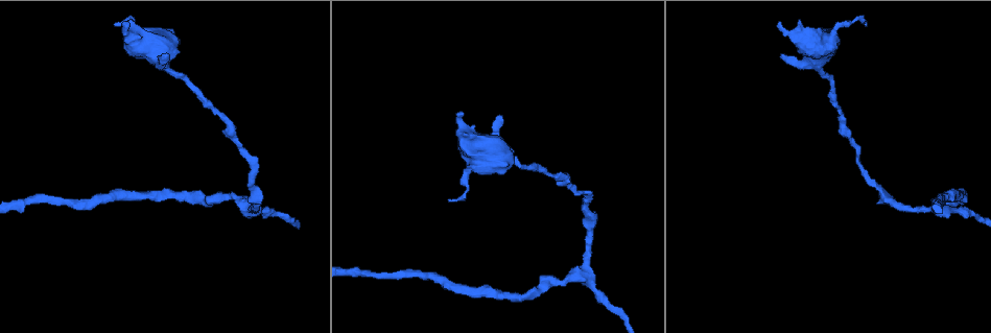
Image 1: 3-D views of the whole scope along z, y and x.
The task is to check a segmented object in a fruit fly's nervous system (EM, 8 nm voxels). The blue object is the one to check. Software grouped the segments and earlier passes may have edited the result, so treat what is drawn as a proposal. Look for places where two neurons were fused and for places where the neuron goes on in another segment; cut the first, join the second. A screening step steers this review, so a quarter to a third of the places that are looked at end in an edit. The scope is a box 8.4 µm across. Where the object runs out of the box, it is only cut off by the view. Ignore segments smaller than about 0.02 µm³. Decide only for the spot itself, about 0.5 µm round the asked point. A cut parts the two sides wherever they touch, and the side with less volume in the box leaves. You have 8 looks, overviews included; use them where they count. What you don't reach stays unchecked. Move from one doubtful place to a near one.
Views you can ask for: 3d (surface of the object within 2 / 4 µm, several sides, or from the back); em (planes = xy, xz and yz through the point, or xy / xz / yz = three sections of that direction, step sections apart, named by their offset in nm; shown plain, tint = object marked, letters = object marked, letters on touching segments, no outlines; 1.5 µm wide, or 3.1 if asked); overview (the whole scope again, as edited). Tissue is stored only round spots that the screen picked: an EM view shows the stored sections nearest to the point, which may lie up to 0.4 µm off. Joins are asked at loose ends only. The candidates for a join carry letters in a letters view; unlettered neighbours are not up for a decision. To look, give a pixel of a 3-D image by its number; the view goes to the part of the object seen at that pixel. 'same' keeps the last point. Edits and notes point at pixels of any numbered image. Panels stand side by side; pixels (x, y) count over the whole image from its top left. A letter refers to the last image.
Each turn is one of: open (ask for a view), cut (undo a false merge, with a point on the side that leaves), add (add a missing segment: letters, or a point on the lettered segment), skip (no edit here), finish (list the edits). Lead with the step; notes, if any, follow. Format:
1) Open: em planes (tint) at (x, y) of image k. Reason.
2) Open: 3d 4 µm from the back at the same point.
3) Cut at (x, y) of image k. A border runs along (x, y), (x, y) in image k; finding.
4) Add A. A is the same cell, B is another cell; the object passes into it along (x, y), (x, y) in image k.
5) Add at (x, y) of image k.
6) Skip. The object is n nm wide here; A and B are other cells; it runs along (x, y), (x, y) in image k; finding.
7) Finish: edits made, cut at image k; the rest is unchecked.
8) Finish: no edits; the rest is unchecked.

Open: 3d 4 µm at (115, 23) of image 1. Tapers out.

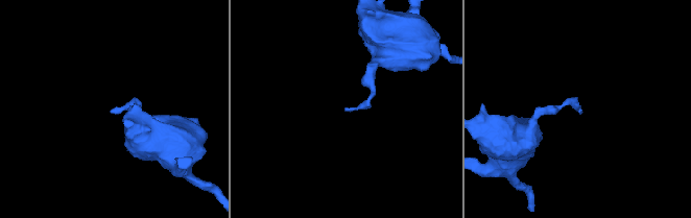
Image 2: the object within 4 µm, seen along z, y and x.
Open: em planes (letters) at (580, 108) of image 2.

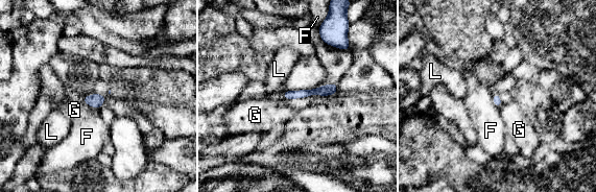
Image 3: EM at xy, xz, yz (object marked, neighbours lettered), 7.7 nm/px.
Skip. F, G and L are other cells; a border runs along (313, 87), (310, 89), (286, 90) in image 3; no lettered segment goes on from it.

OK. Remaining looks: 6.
Open: em planes (plain) at (778, 23) of image 1. An open end.

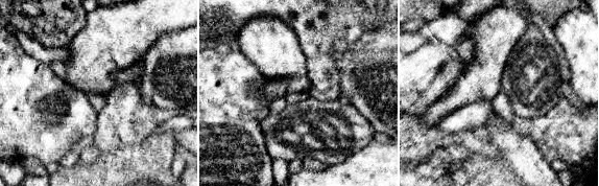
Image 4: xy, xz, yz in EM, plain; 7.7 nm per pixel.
Open: em planes (letters) at the same point.

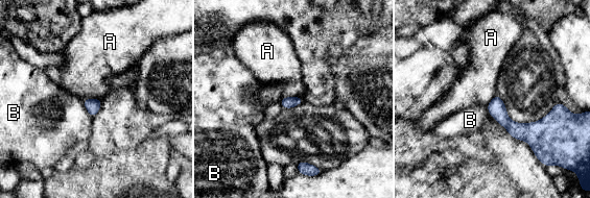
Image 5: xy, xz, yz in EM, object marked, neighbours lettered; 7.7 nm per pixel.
Skip. A and B are other cells; it runs along (490, 106), (515, 129), (538, 129), (556, 110) in image 5; no lettered segment goes on from it.

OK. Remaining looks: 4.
Open: 3d 4 µm at (219, 116) of image 1. Narrows sharply.

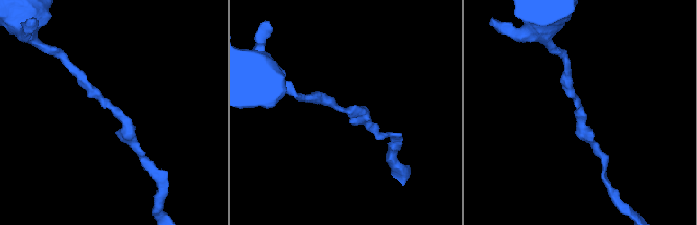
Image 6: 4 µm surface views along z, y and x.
Open: em xy step 4 (tint) at (114, 108) of image 6.

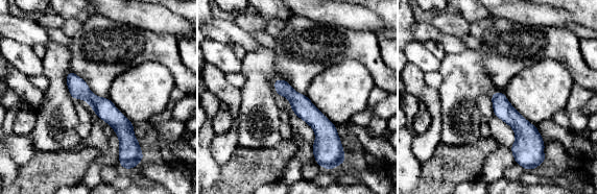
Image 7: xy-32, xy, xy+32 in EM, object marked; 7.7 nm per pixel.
Open: em planes (letters) at the same point. Another direction.

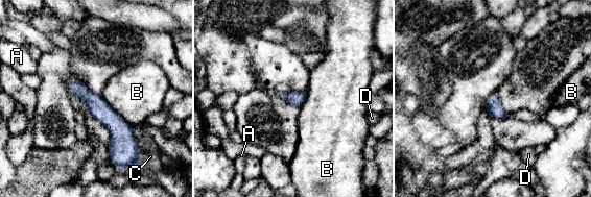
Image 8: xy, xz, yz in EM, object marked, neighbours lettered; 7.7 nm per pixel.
Skip. The longest contact is with B, 340 nm; A, B, C and D are other cells; it runs along (73, 82), (116, 125), (115, 157) in image 8; all the same neuron.

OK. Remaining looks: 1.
Finish: no edits; the rest is unchecked.

